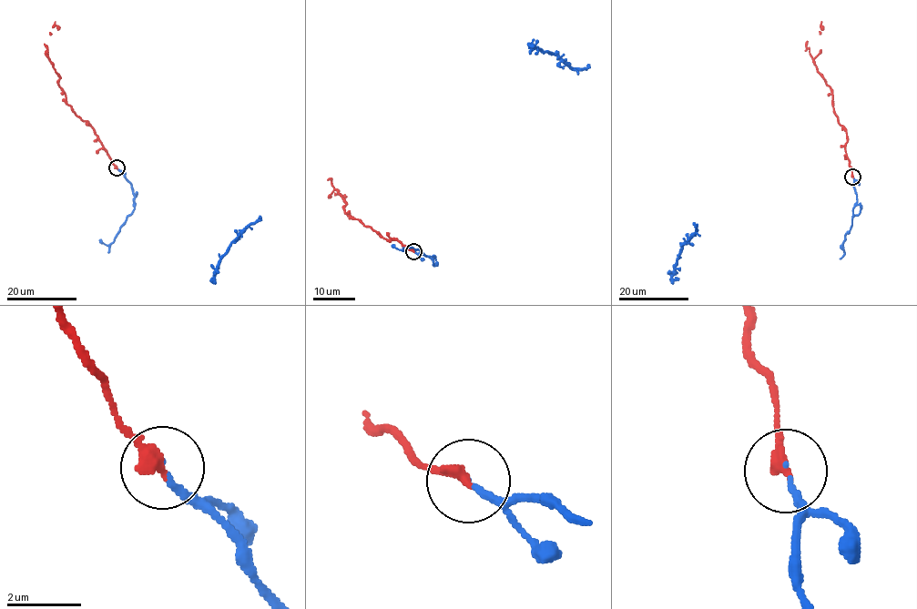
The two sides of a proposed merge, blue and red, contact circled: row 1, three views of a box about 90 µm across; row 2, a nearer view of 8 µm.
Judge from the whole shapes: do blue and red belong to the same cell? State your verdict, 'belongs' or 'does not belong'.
belongs

